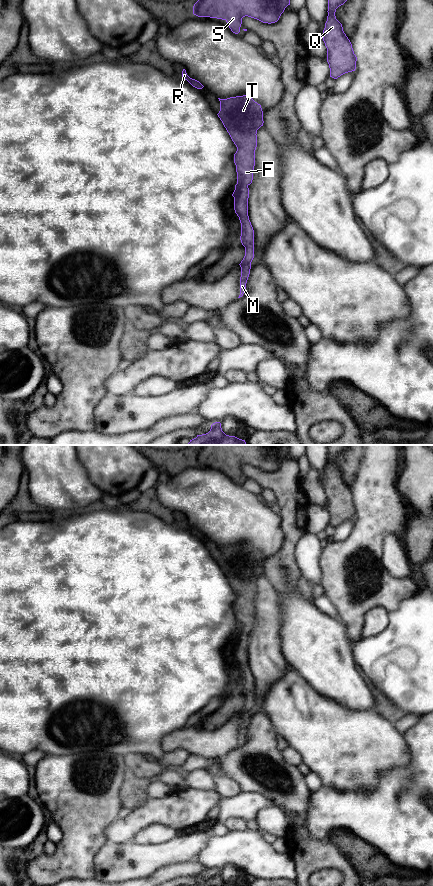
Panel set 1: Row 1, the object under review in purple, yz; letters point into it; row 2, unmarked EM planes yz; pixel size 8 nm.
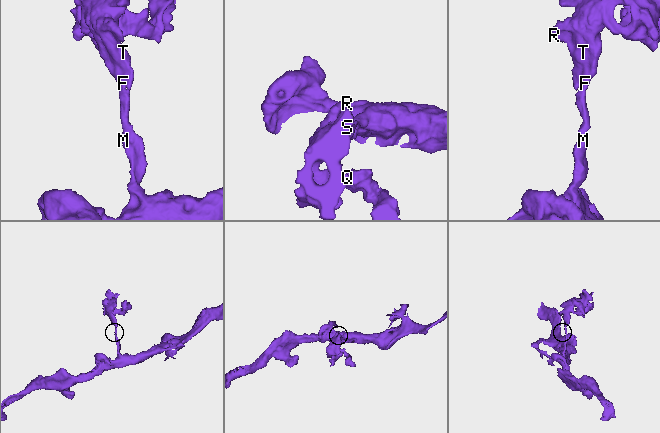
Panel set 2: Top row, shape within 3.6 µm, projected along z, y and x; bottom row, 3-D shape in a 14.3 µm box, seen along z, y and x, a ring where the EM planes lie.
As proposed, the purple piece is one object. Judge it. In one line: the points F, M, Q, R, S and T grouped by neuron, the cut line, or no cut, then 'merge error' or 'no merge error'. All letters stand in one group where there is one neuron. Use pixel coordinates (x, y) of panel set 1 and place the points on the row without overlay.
F M Q R S T; no cut; no merge error

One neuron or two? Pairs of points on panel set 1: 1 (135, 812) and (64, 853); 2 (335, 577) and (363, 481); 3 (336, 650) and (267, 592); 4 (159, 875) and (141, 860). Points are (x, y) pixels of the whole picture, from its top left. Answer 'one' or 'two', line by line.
1: two
2: one
3: two
4: two

